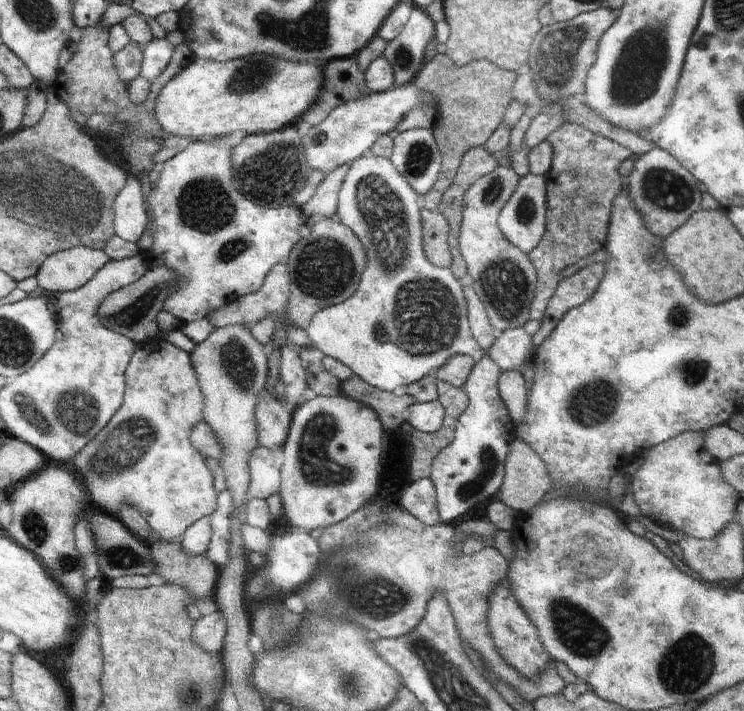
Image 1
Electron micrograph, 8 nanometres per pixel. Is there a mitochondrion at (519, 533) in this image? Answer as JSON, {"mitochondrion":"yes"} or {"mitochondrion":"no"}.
{"mitochondrion":"no"}

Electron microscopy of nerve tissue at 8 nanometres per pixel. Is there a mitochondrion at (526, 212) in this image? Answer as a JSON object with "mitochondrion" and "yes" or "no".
{"mitochondrion":"yes"}

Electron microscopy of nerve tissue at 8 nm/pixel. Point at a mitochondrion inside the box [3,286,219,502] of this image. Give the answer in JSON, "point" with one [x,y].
{"point":[76,411]}

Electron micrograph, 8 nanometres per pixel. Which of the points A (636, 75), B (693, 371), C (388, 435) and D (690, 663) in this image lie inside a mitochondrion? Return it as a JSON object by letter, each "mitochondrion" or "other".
{"A":"mitochondrion","B":"mitochondrion","C":"other","D":"mitochondrion"}

